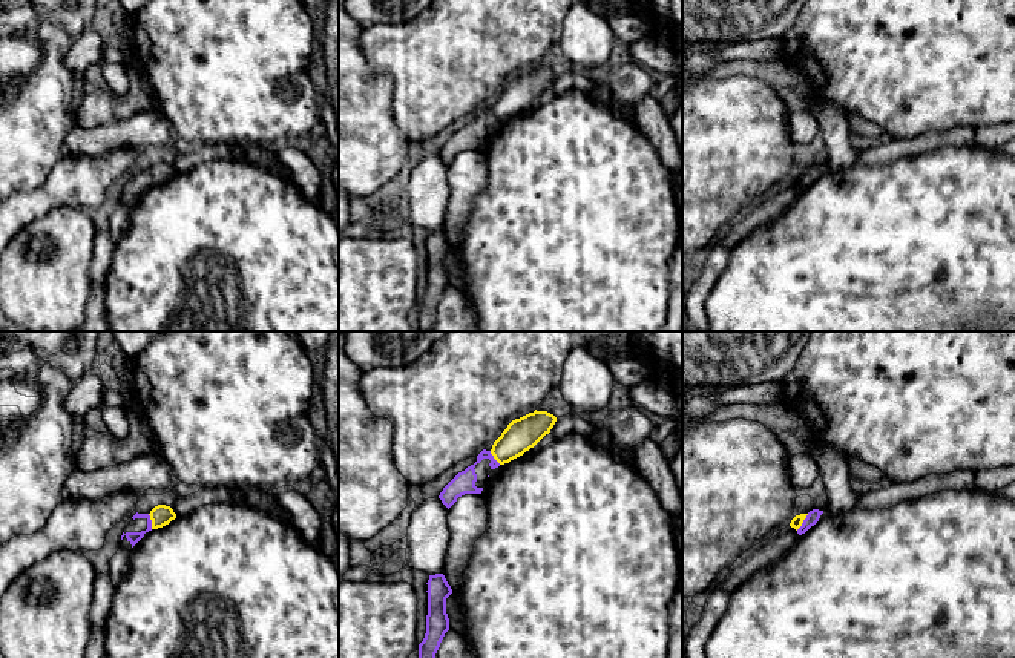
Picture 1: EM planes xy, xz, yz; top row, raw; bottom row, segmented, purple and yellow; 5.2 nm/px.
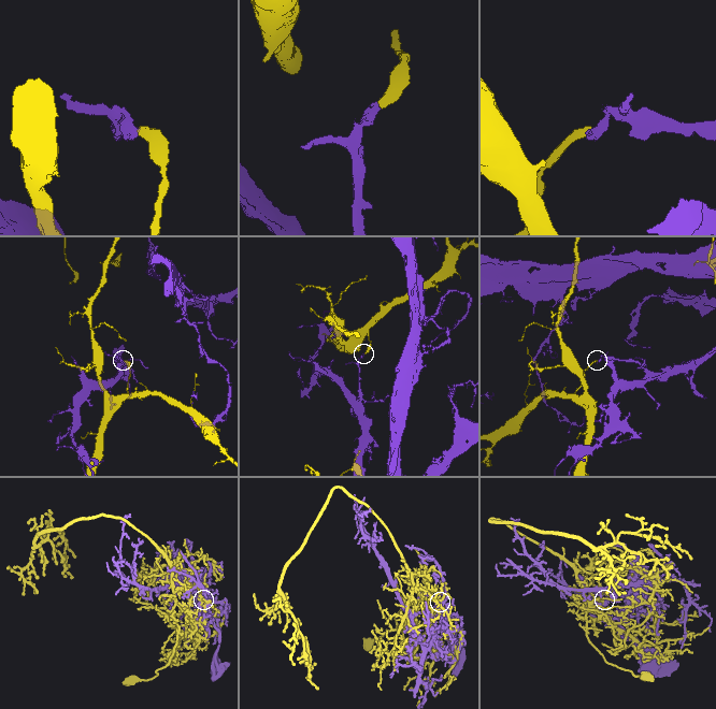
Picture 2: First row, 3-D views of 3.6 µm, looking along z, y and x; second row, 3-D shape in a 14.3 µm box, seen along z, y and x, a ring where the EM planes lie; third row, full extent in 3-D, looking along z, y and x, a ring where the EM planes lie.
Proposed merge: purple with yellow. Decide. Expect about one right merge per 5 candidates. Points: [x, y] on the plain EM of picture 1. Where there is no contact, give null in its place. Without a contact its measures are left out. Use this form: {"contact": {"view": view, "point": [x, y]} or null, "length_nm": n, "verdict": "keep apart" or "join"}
{"contact": {"view": "yz", "point": [804, 178]}, "length_nm": 110, "verdict": "keep apart"}

